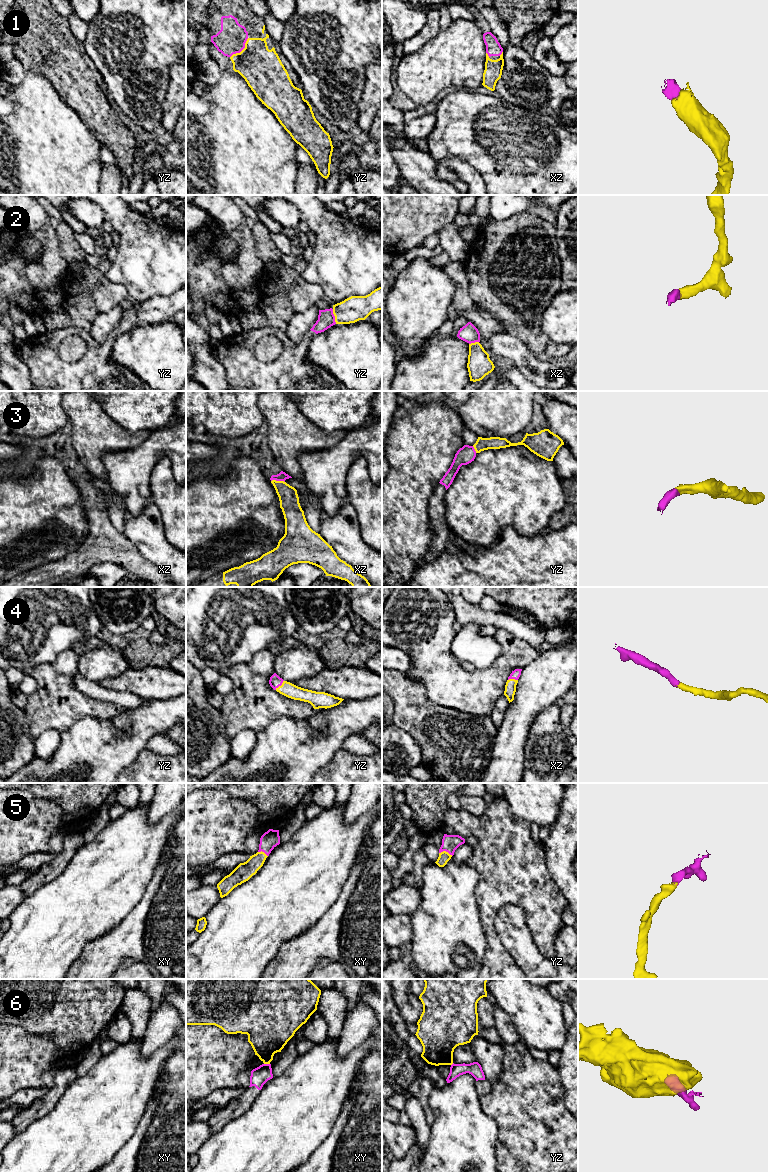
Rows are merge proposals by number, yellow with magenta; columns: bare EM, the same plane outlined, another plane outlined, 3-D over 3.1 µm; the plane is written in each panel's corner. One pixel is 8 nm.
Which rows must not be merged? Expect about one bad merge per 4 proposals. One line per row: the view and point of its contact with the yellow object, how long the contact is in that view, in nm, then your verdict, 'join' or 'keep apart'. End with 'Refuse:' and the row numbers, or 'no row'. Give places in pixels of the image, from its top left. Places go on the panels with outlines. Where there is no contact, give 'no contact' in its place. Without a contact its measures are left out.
1: yz (242, 50) | 220 nm | join
2: yz (334, 315) | 120 nm | join
3: xz (278, 481) | 110 nm | join
4: yz (281, 685) | 100 nm | join
5: yz (445, 851) | 110 nm | join
6: xy (267, 1063) | 50 nm | keep apart
Refuse: 6

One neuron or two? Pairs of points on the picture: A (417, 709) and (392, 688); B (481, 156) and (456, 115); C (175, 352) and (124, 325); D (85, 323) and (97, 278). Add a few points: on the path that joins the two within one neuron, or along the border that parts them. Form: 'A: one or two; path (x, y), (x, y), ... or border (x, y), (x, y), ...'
A: one; path (411, 703), (398, 690)
B: one; path (474, 146), (471, 143), (471, 131), (466, 125)
C: two; border (154, 323), (135, 325), (122, 332), (113, 344)
D: one; path (85, 311), (85, 288)

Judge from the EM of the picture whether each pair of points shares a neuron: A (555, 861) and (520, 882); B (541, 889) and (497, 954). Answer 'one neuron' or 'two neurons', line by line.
A: two neurons
B: one neuron

